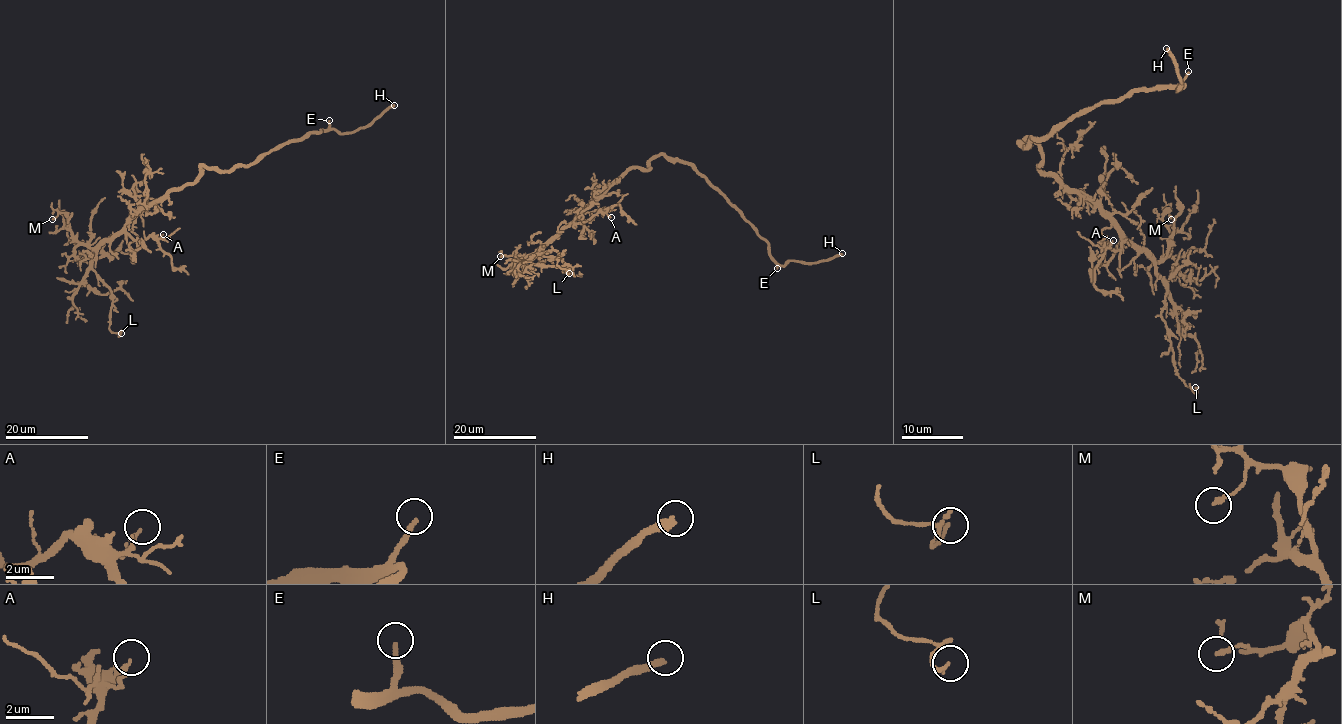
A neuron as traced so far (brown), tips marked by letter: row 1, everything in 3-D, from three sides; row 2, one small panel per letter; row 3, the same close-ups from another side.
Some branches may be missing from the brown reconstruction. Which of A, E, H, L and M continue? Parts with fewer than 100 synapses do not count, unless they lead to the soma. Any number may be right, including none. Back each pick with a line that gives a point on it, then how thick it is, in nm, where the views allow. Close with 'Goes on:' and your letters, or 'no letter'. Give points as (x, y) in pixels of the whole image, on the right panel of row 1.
E: Place: (1188, 71). Thickness 180 nm
H: Place: (1166, 48). Thickness 300 nm
Goes on: E, H

